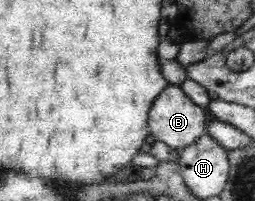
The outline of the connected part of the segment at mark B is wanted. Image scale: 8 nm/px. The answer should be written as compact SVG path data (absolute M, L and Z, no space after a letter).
M179 85L166 86L155 98L149 112L149 134L156 136L157 140L163 142L173 149L183 150L186 146L194 144L198 138L206 133L207 124L211 117L208 111L190 100Z

